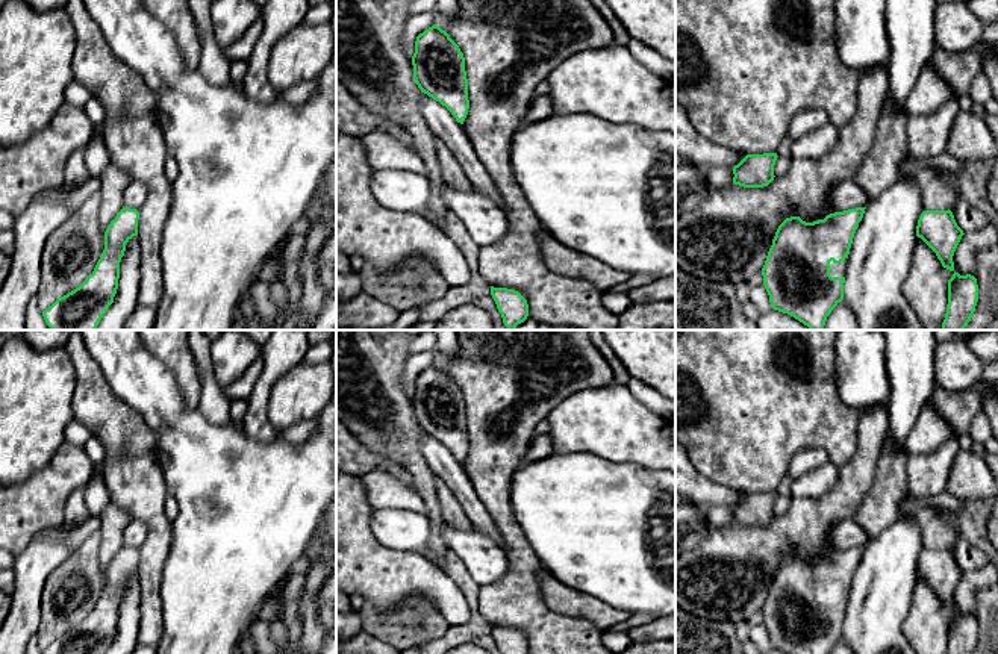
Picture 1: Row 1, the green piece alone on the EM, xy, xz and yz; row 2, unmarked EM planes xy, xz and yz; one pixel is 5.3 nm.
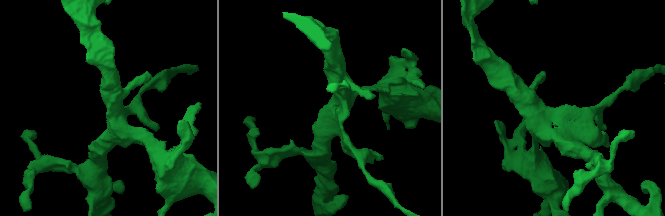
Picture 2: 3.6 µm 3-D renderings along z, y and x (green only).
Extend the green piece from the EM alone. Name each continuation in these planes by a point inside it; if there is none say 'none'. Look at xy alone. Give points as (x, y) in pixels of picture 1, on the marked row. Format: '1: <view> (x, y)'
none

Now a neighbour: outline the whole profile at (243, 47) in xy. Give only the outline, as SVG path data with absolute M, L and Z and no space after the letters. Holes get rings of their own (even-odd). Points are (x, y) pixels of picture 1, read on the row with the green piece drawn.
M259 18L254 21L247 32L238 38L226 51L224 56L232 61L247 61L254 48L254 44L257 42L260 33L264 29L264 21Z

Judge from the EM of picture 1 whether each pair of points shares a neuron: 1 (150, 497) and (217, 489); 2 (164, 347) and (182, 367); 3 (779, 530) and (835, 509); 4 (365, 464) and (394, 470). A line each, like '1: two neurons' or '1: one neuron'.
1: two neurons
2: one neuron
3: one neuron
4: one neuron

